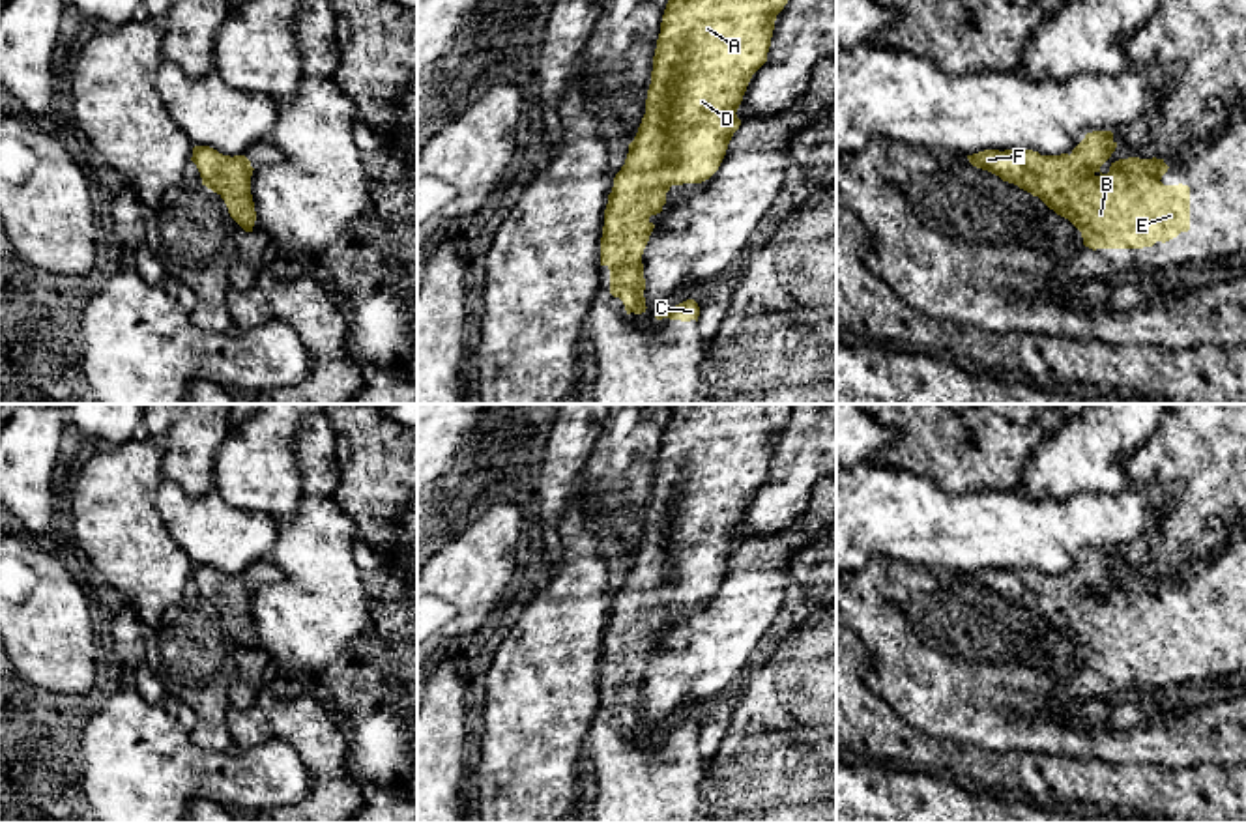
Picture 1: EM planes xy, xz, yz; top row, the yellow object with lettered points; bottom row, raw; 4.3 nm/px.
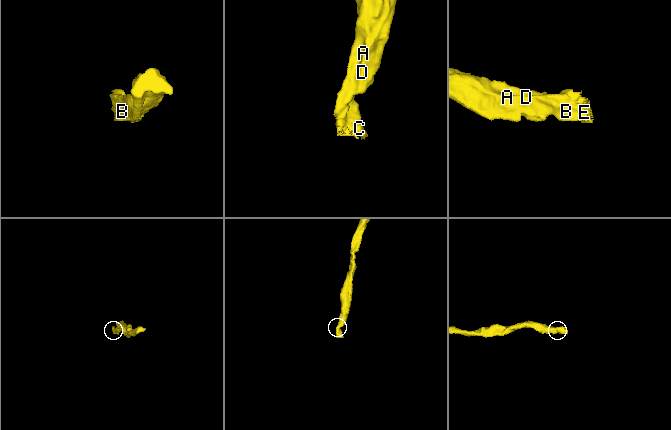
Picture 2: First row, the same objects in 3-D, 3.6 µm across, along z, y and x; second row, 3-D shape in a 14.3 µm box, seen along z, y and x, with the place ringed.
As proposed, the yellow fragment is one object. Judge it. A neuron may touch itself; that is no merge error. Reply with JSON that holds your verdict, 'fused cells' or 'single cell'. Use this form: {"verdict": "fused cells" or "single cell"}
{"verdict": "single cell"}

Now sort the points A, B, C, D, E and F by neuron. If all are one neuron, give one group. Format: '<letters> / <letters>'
A B C D E F

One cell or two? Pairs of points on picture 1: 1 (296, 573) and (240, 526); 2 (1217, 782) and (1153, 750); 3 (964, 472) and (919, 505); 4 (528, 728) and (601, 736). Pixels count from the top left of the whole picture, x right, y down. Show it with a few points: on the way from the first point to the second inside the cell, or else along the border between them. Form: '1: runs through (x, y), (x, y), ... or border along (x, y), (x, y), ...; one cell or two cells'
1: border along (275, 520), (275, 543), (266, 556); two cells
2: border along (1142, 762), (1196, 764); two cells
3: border along (902, 468), (928, 474), (951, 492), (986, 489); two cells
4: border along (603, 693), (586, 737); two cells

